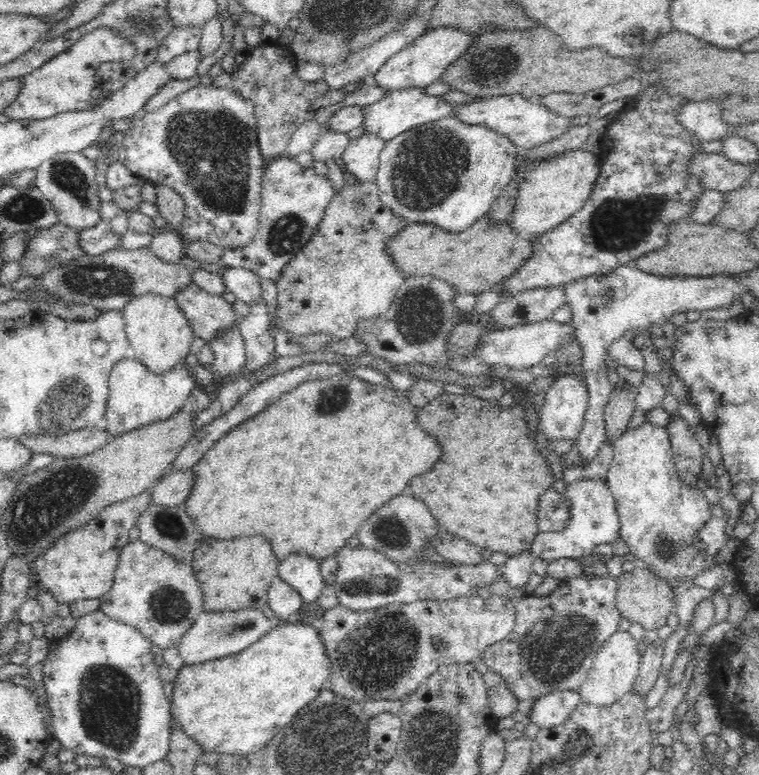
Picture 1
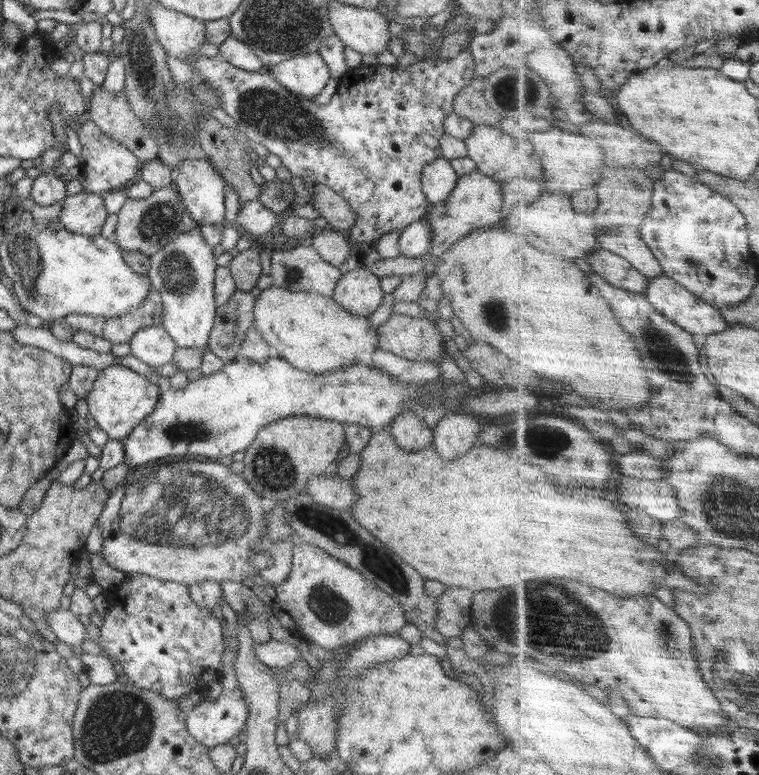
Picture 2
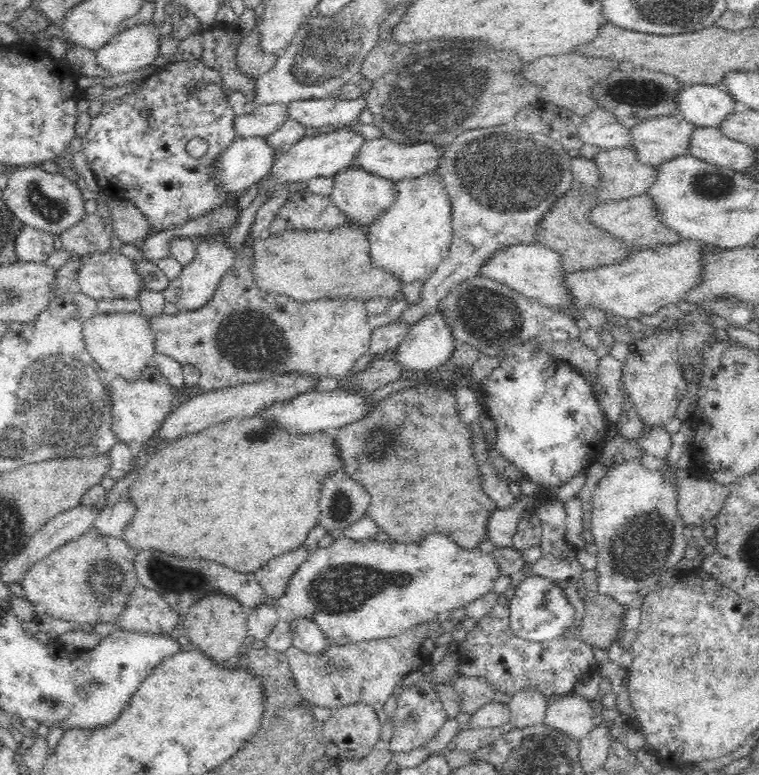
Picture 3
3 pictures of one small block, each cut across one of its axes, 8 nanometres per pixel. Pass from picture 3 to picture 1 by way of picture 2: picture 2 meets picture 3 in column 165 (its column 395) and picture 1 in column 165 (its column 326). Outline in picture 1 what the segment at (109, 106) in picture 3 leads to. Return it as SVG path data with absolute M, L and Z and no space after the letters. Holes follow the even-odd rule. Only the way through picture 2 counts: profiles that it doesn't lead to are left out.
M199 84L169 100L156 111L147 112L142 118L134 119L133 126L124 132L124 138L119 147L118 161L128 168L132 174L147 178L150 184L169 186L183 196L185 215L177 232L183 238L184 242L190 243L192 240L205 240L222 248L238 249L248 246L254 240L259 227L259 212L261 209L262 196L261 182L266 161L262 157L258 144L257 118L255 117L254 105L251 100L245 99L231 87L224 89L216 87L216 85L202 86Z

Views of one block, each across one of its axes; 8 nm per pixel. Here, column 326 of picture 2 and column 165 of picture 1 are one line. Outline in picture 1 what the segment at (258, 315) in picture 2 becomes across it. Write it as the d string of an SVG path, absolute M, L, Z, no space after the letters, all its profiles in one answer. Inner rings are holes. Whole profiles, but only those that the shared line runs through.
M152 293L143 294L130 299L121 311L125 318L127 340L135 360L140 361L154 374L163 374L172 368L185 365L192 340L196 336L189 327L189 320L179 309L173 297Z

